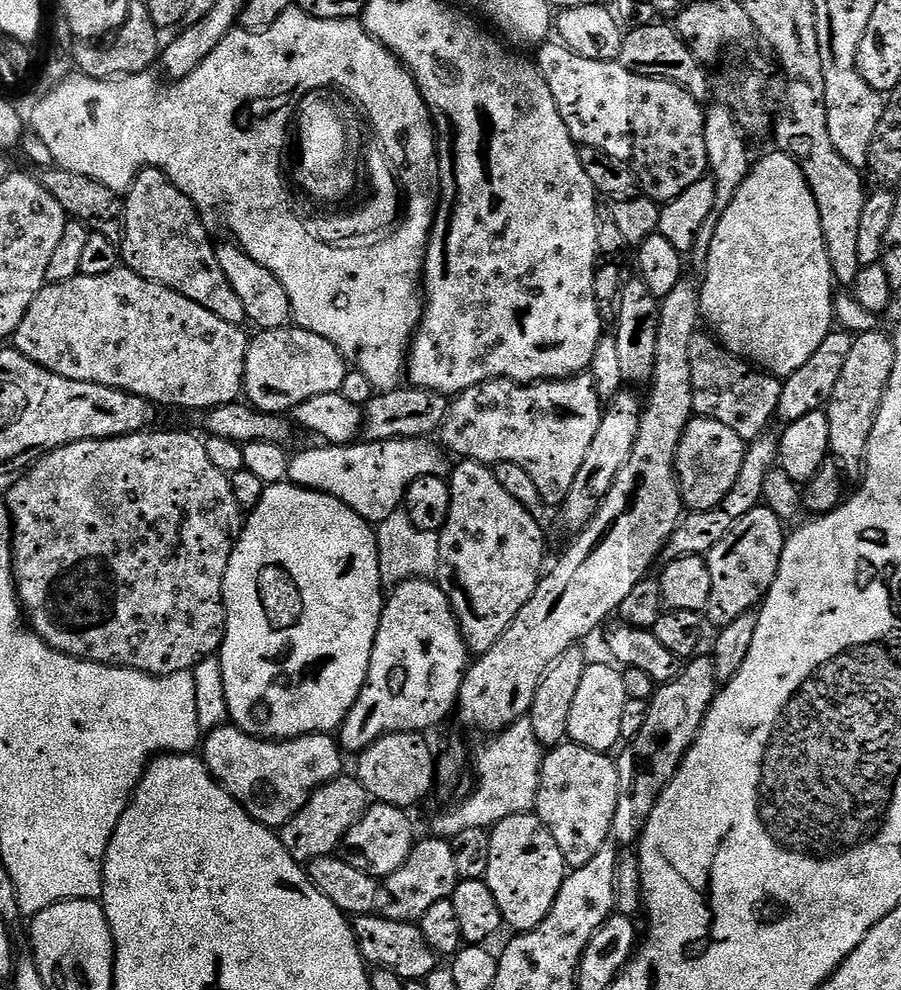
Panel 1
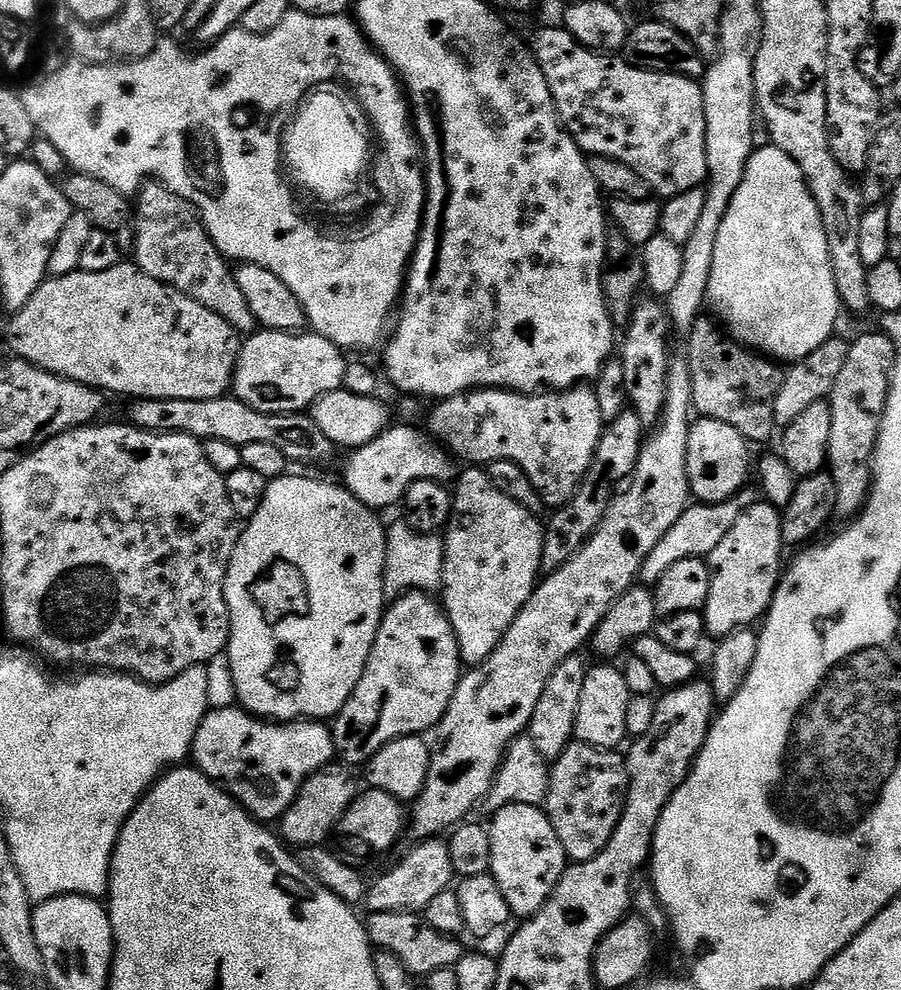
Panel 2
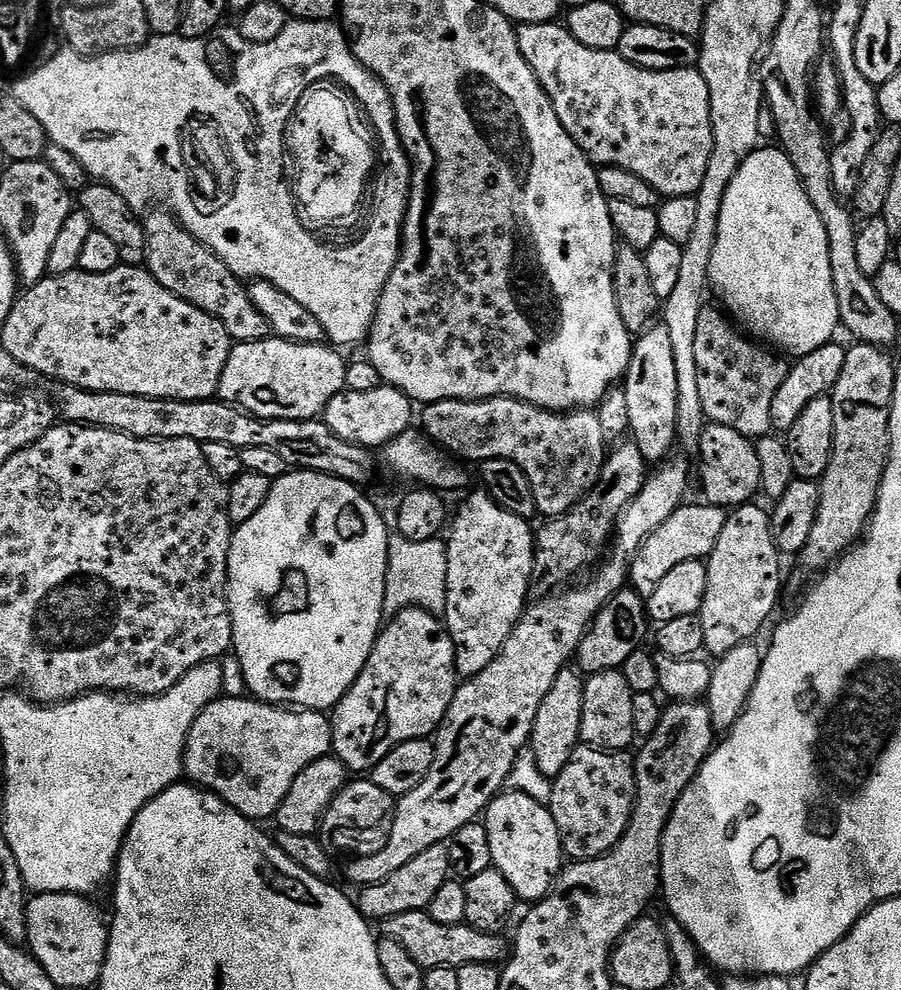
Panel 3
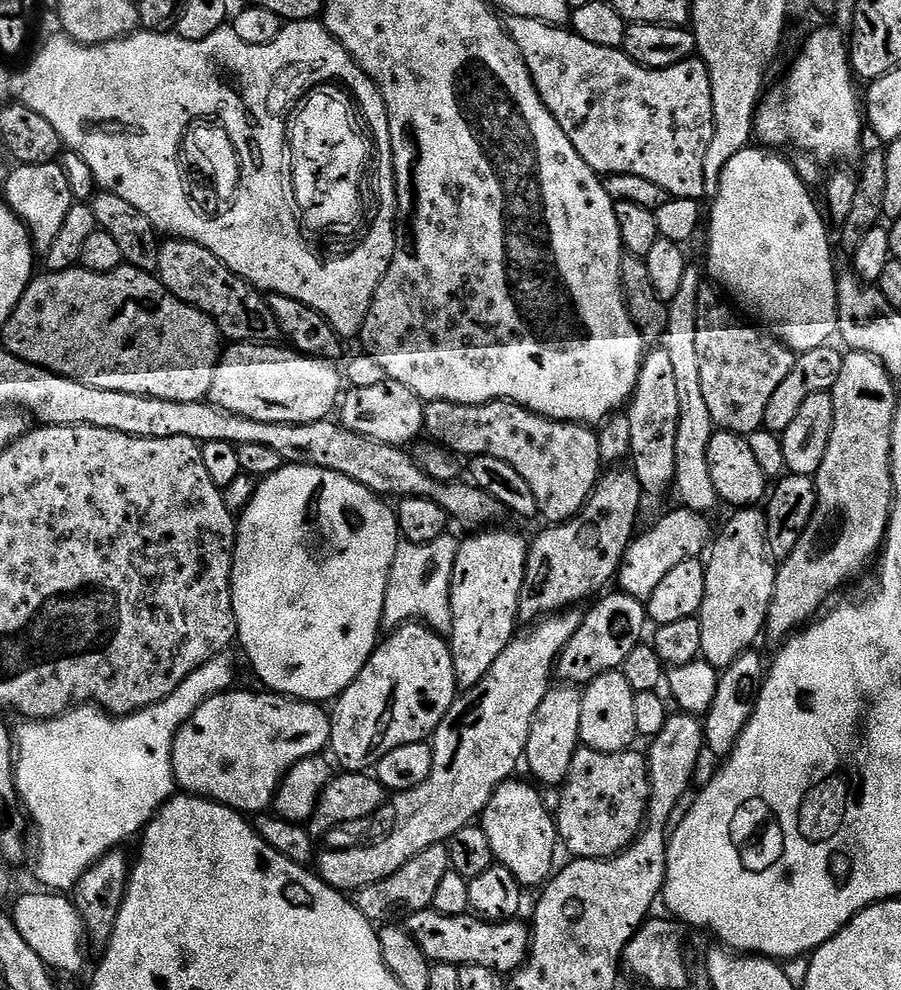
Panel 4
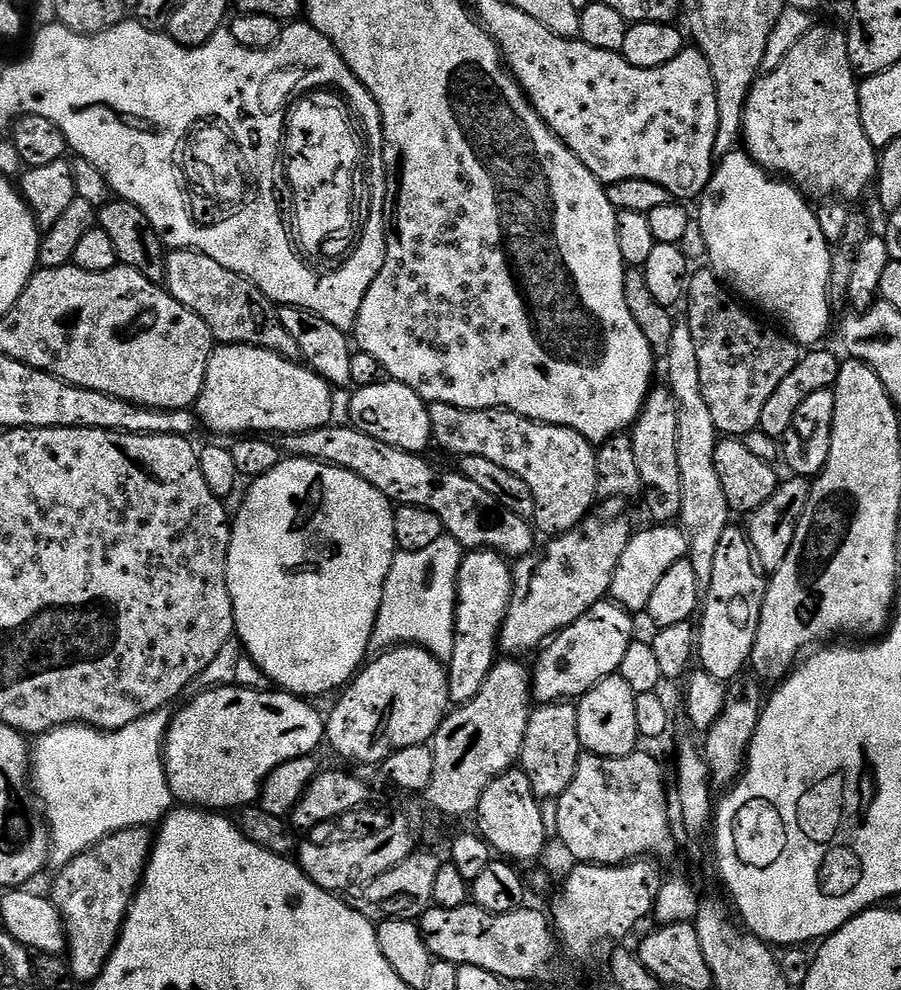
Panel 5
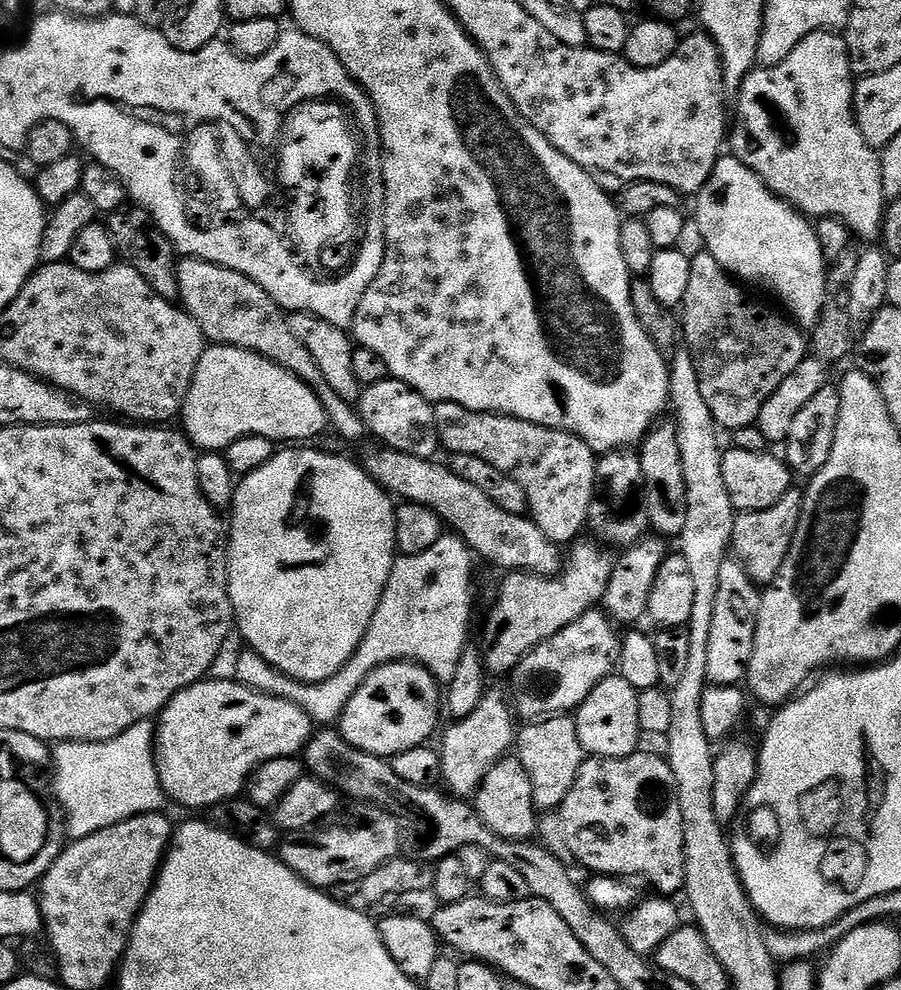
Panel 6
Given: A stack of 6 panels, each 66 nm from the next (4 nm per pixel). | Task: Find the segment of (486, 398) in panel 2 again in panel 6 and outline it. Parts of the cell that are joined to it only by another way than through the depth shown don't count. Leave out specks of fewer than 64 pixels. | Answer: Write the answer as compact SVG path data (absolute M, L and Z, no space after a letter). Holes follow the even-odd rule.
M438 404L435 409L441 449L448 454L474 454L502 470L502 474L510 474L526 490L530 519L546 538L568 546L585 531L596 495L598 456L582 438L513 416L475 412L457 404Z

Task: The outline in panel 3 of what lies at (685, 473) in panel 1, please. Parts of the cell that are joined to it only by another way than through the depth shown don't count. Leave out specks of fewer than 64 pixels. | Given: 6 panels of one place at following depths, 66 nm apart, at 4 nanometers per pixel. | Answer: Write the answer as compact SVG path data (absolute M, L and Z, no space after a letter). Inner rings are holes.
M709 423L705 427L700 447L700 484L704 487L703 499L717 508L731 510L757 499L761 491L762 470L758 467L756 445L751 439L730 429L729 426Z

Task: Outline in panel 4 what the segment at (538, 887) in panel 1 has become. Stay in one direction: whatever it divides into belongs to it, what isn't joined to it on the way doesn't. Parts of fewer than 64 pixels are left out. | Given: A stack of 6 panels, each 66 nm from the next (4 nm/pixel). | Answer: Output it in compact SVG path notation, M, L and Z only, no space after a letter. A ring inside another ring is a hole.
M509 778L494 790L490 802L482 813L482 827L486 838L490 838L490 850L495 863L518 878L521 886L543 885L553 875L552 863L556 860L558 833L553 813L548 812L544 800L535 792L531 783L523 784L517 778Z

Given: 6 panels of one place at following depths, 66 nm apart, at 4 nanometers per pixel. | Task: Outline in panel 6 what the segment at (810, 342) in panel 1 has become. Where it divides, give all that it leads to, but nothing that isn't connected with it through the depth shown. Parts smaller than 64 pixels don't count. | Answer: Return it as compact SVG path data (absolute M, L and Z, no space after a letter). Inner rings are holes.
M731 154L721 155L717 160L710 178L695 200L696 224L704 239L703 247L722 265L724 271L745 285L757 284L758 287L773 292L784 303L783 311L795 323L805 330L815 328L828 296L828 268L815 227L795 208L788 207L787 202L775 196L760 181L758 174L751 172L737 156Z

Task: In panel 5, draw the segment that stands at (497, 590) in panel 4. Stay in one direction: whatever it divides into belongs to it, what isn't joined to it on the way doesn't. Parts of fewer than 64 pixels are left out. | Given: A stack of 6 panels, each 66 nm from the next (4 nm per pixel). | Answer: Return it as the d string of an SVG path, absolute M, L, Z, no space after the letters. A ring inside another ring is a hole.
M472 550L465 555L456 583L456 637L452 656L446 662L448 670L448 698L453 705L470 702L482 690L490 670L498 659L498 645L502 622L512 597L512 564L496 552Z

